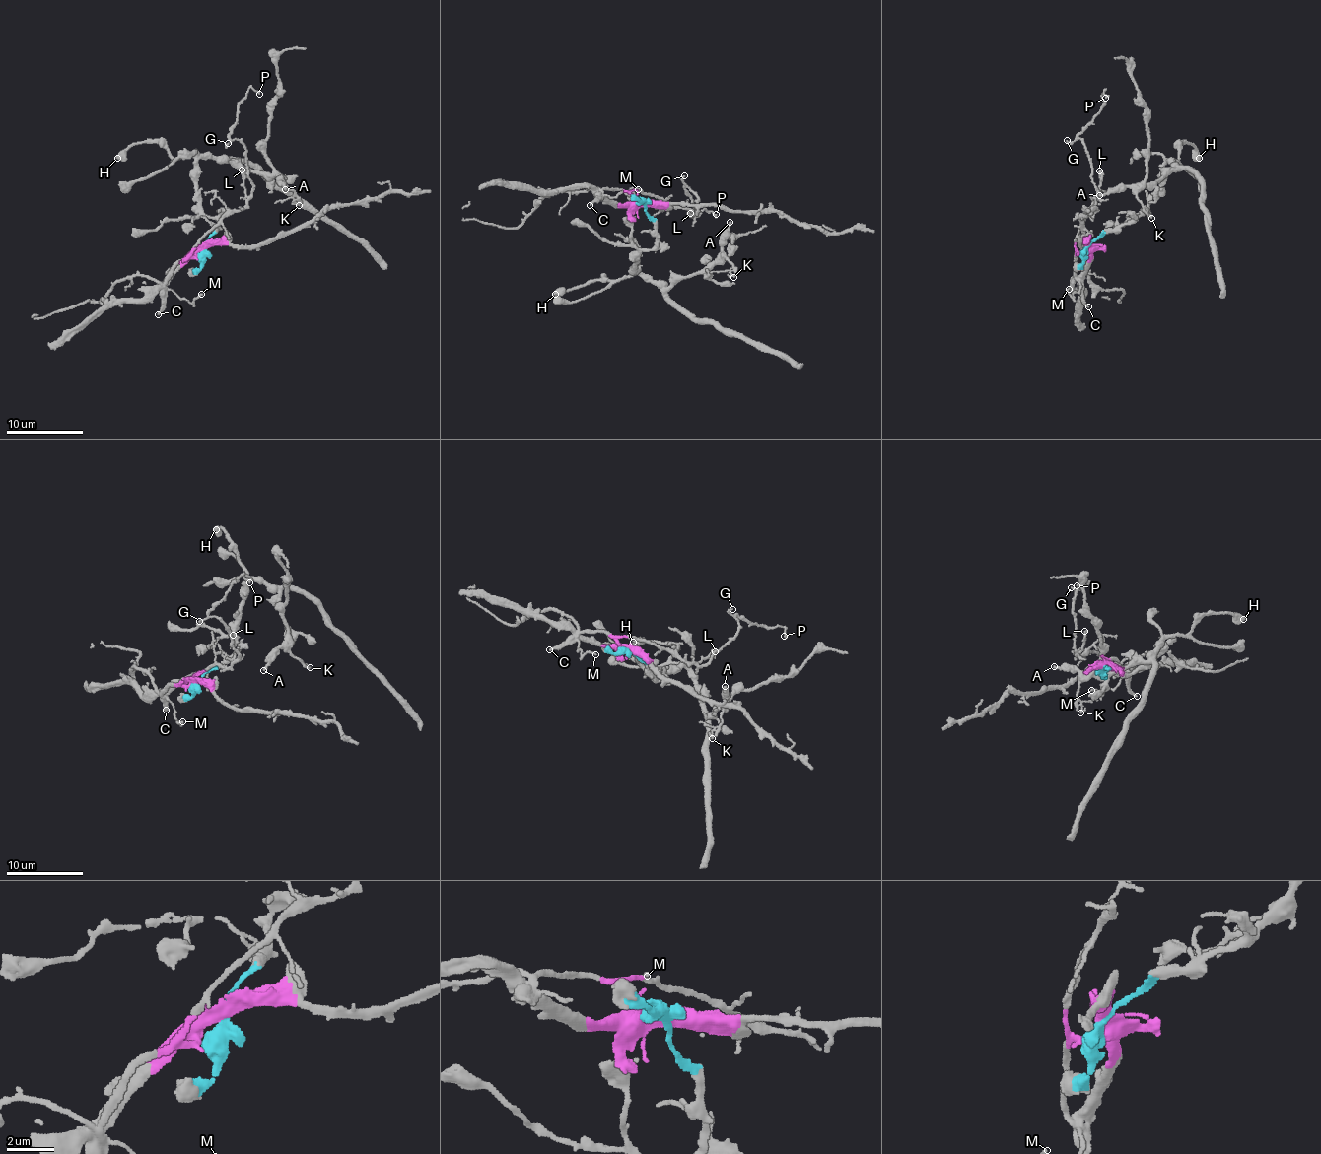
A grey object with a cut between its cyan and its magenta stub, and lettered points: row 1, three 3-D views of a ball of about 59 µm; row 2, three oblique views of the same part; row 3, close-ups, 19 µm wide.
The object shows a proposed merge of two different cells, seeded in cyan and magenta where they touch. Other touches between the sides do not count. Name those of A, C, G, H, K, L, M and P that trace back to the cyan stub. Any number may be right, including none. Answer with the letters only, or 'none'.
A, H, K

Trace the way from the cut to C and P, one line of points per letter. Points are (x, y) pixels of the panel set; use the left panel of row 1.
C: (202, 249), (177, 270), (165, 286), (163, 308), (158, 313)
P: (202, 249), (193, 256), (193, 247), (251, 193), (246, 151), (230, 139), (246, 91), (258, 94)

